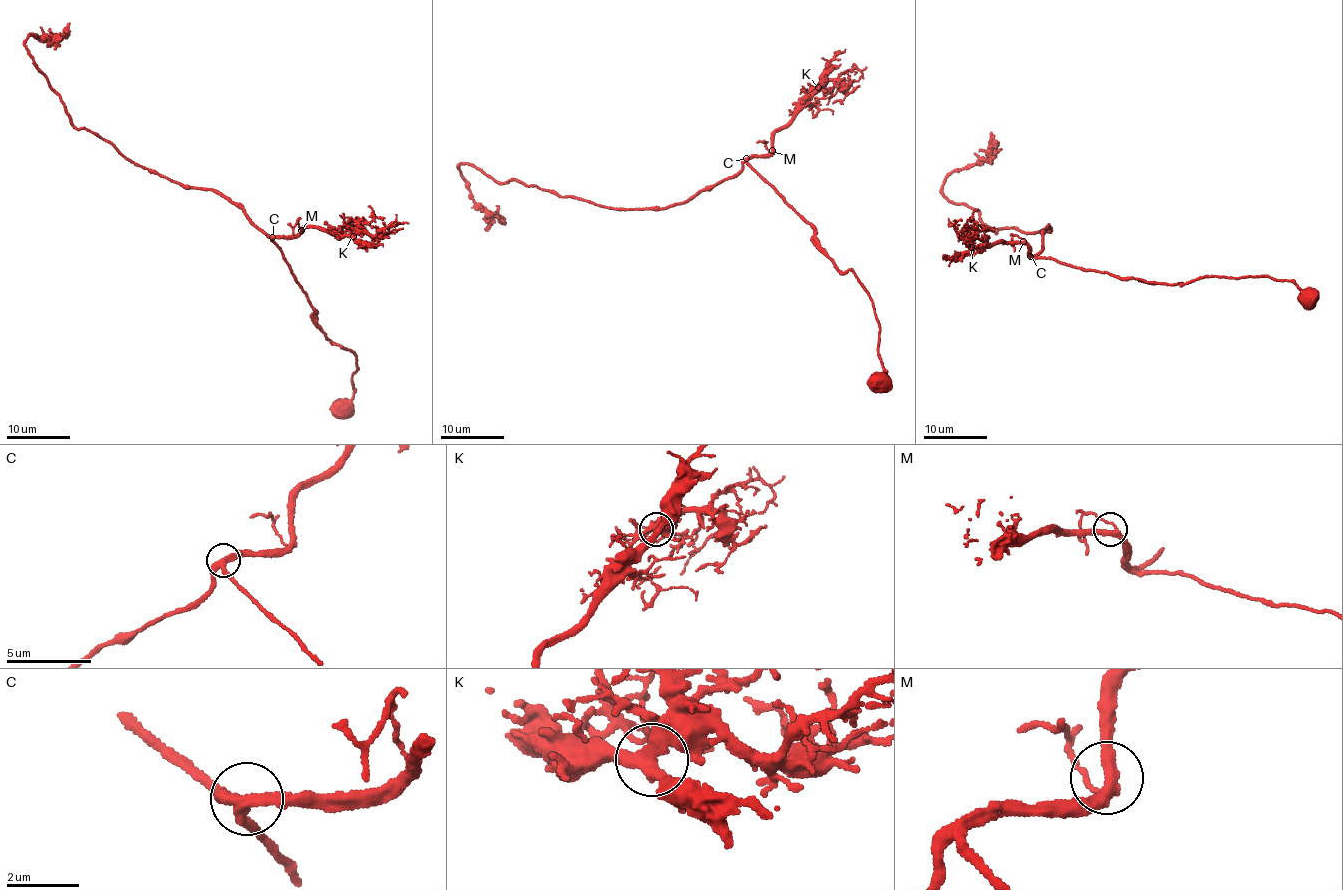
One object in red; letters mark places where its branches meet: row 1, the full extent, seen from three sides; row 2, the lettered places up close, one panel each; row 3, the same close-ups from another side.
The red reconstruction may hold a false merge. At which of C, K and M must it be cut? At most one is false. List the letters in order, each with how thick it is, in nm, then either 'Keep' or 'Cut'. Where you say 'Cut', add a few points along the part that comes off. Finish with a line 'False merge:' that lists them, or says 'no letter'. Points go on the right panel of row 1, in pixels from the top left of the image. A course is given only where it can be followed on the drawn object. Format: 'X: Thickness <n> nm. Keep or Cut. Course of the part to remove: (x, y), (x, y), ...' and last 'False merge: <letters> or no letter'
C: Thickness 320 nm. Keep
K: Thickness 360 nm. Keep
M: Thickness 280 nm. Keep
False merge: no letter

